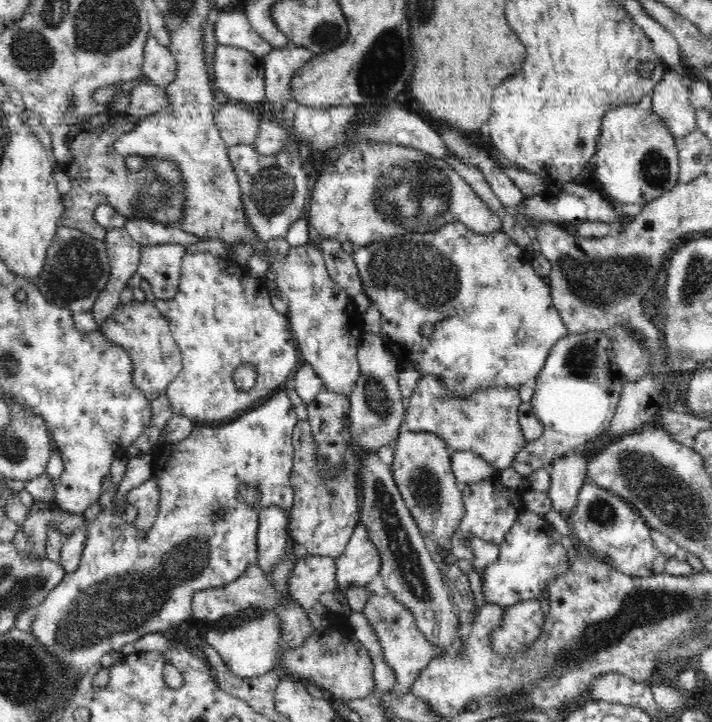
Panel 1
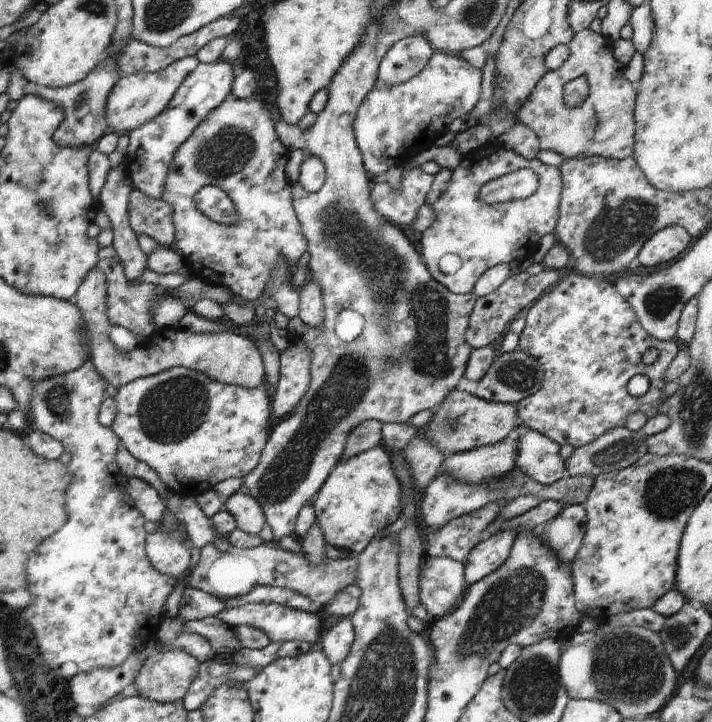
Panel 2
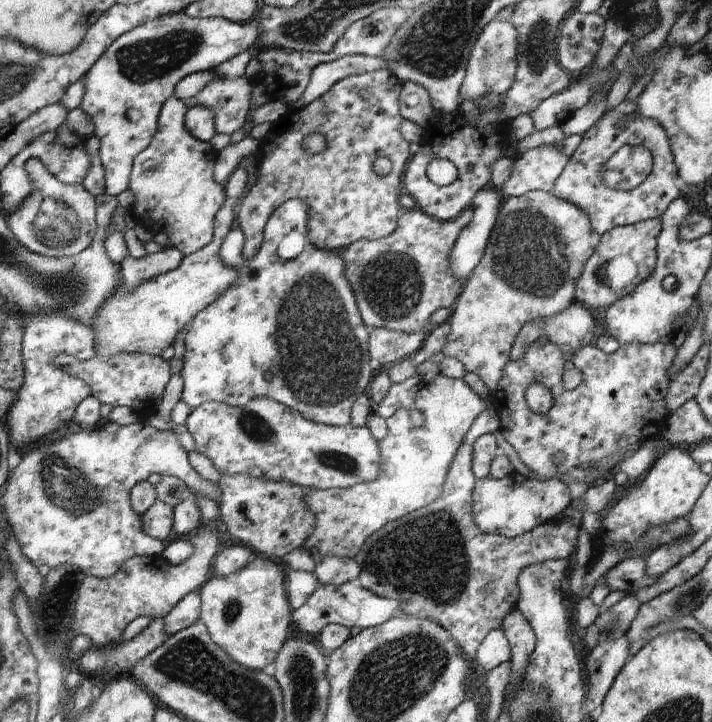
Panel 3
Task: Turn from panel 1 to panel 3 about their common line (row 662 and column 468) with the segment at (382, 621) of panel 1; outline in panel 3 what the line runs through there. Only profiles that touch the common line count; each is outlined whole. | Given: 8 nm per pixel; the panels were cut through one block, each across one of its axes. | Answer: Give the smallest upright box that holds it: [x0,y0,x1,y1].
[302,374,489,564]

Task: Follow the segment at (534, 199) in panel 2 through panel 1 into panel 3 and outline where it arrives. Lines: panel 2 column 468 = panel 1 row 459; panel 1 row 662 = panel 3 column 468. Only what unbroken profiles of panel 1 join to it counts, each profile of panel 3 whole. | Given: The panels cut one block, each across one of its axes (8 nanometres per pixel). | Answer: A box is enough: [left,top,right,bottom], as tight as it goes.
[460,19,517,100]

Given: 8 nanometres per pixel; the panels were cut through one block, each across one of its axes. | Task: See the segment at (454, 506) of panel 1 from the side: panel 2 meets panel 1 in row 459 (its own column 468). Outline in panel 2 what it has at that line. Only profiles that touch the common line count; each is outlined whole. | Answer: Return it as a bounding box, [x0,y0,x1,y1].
[420,390,522,453]

